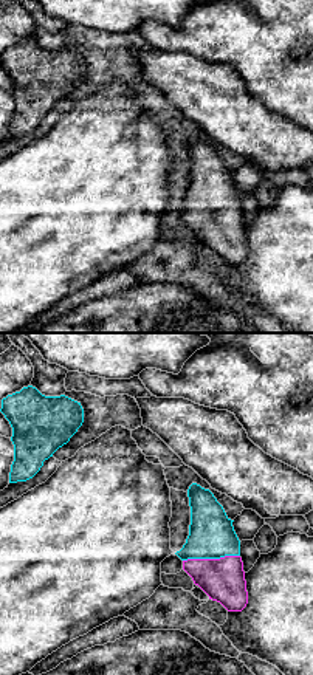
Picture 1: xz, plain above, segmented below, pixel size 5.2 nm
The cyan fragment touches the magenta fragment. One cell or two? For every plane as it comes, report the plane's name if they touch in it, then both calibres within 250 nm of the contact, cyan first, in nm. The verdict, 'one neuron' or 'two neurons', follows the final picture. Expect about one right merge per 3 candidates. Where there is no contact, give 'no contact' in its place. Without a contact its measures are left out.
meets cyan in xz; 240 nm thick on the cyan side, 220 nm on the other

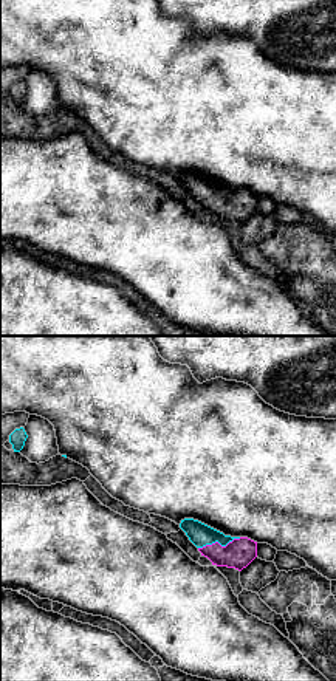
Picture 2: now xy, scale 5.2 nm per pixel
meets cyan in xy; 120 nm thick on the cyan side, 150 nm on the other

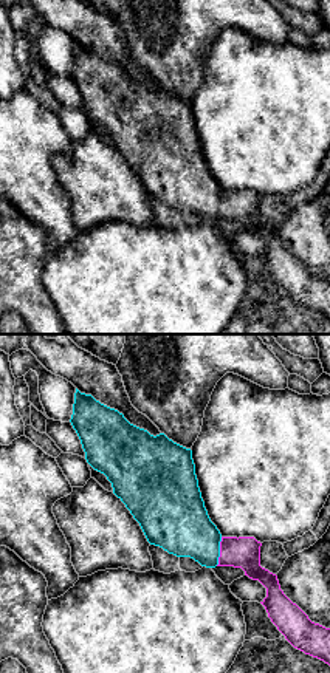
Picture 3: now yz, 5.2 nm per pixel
meets cyan in yz; 300 nm thick on the cyan side, 160 nm on the other

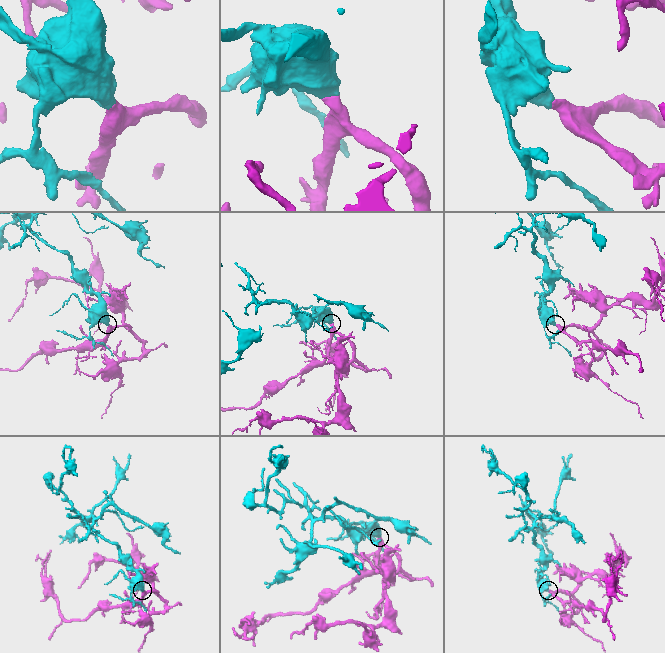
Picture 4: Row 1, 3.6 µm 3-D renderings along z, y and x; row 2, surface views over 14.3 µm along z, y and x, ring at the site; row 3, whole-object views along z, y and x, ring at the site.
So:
one neuron

